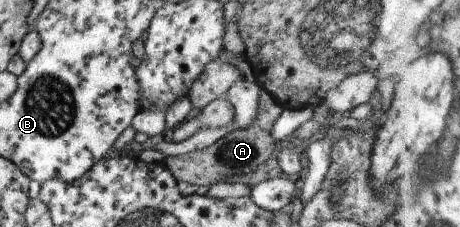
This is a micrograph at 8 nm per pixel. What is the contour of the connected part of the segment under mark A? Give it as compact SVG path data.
M261 89L257 120L246 128L235 128L225 137L216 140L209 148L194 150L182 155L164 157L162 165L173 174L178 182L197 186L209 186L216 182L227 182L227 178L255 172L261 164L273 157L280 143L271 136L271 129L284 108L273 96Z

